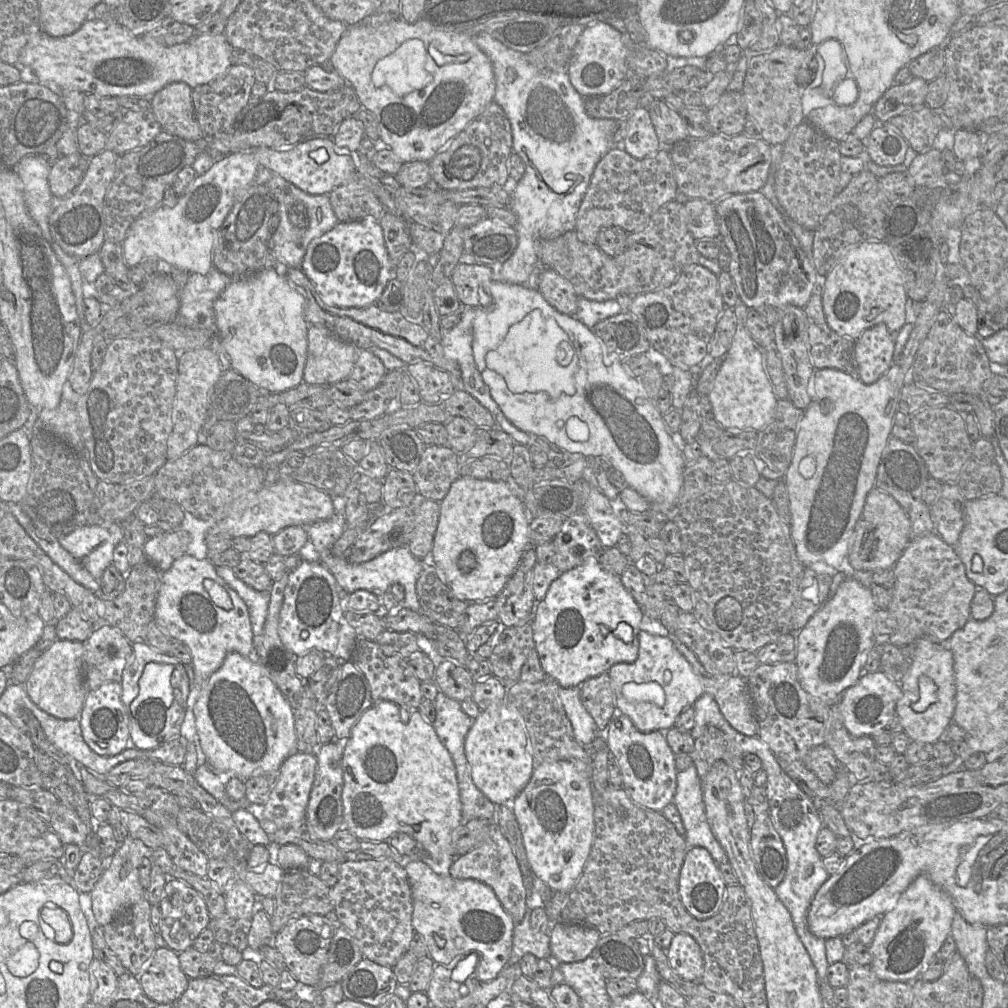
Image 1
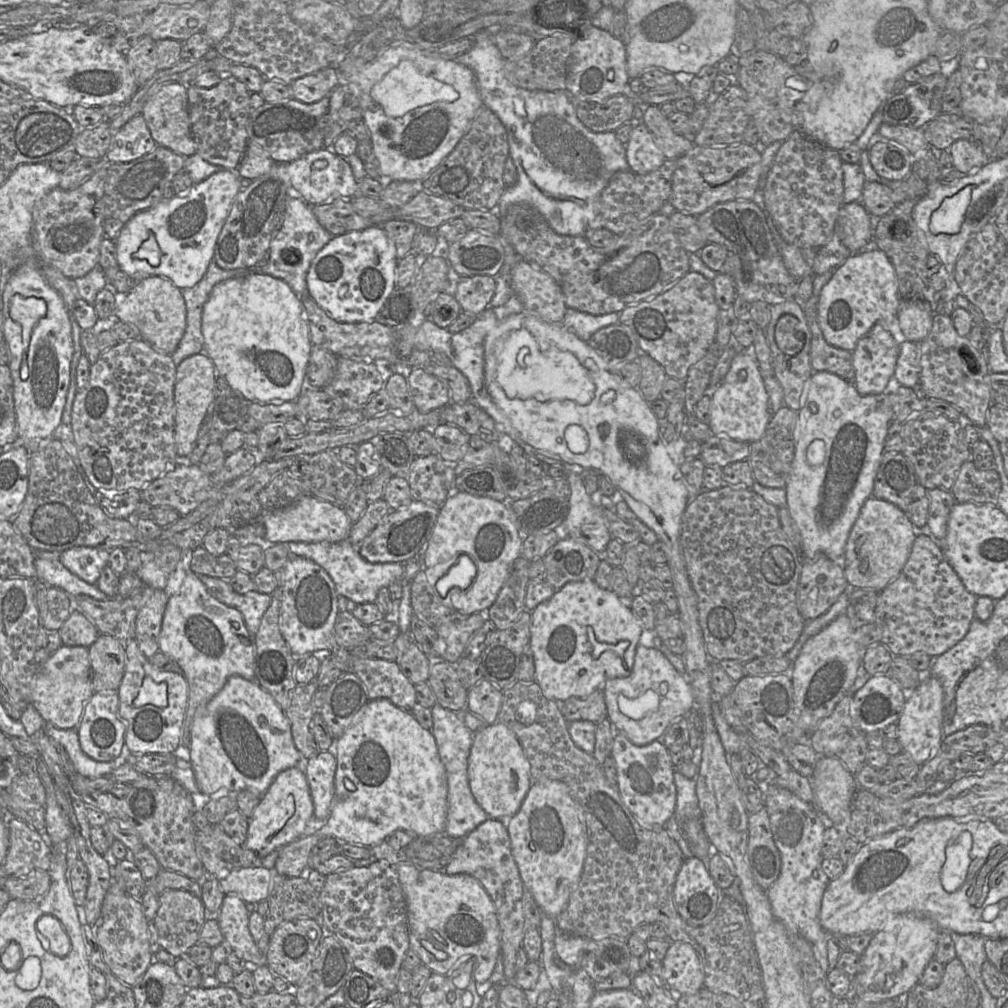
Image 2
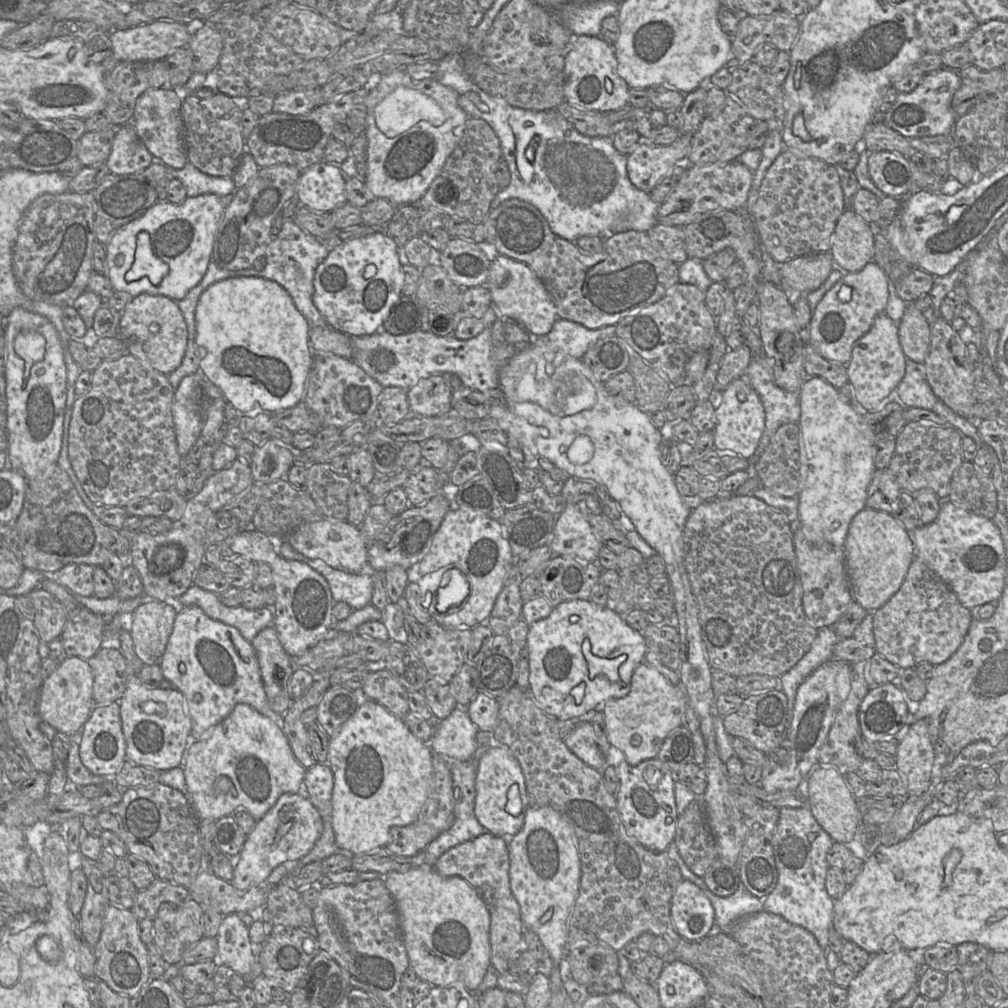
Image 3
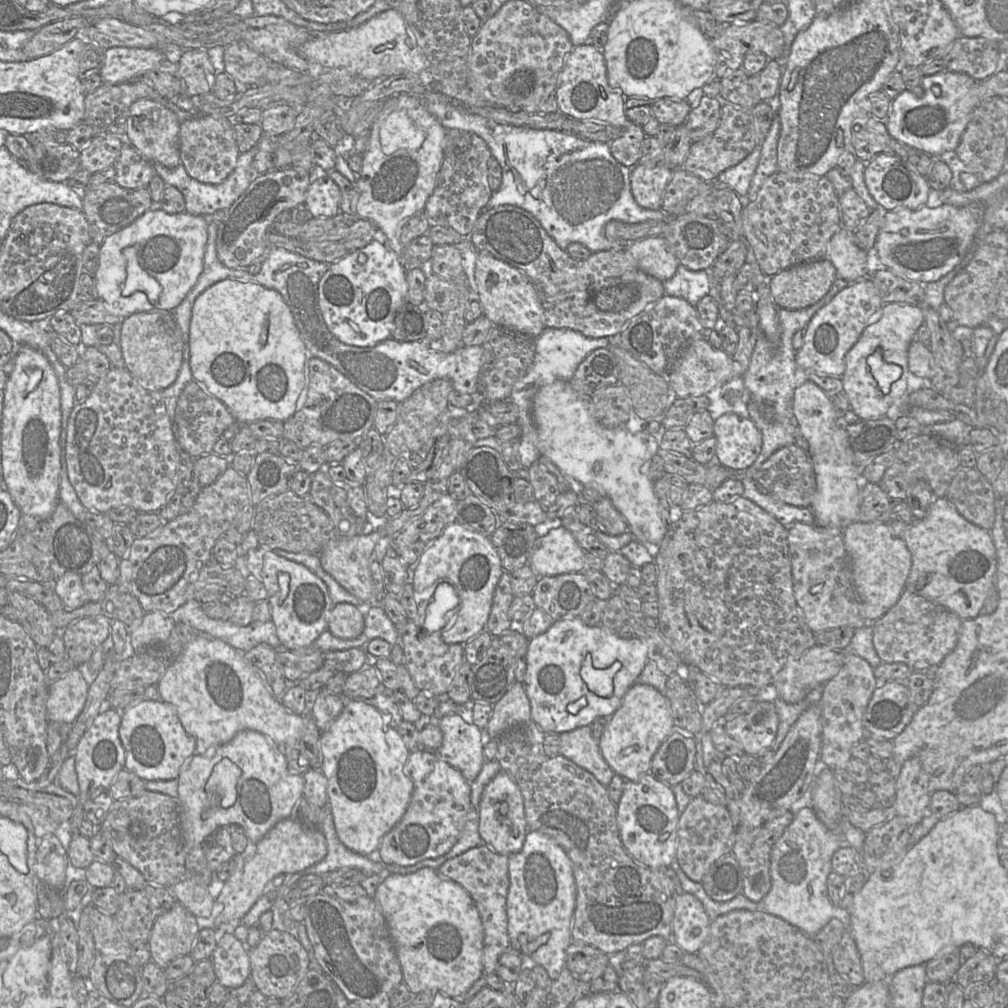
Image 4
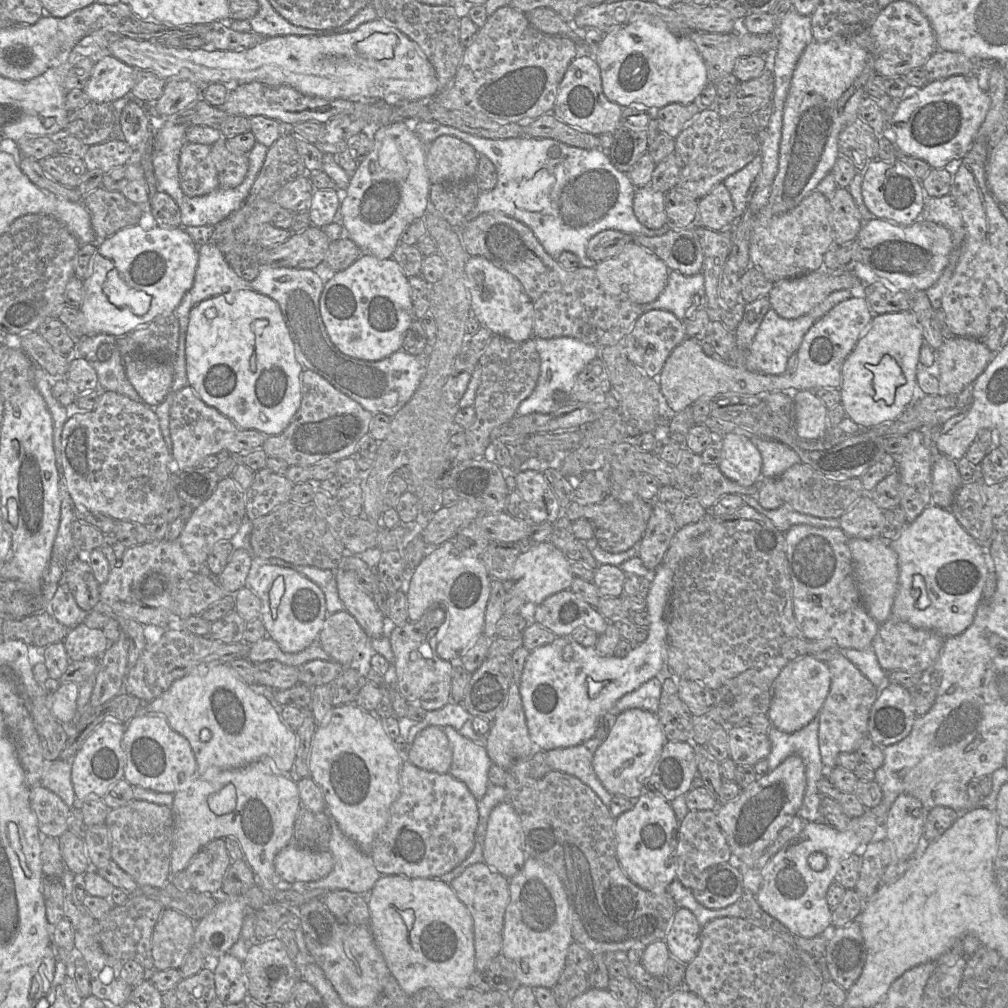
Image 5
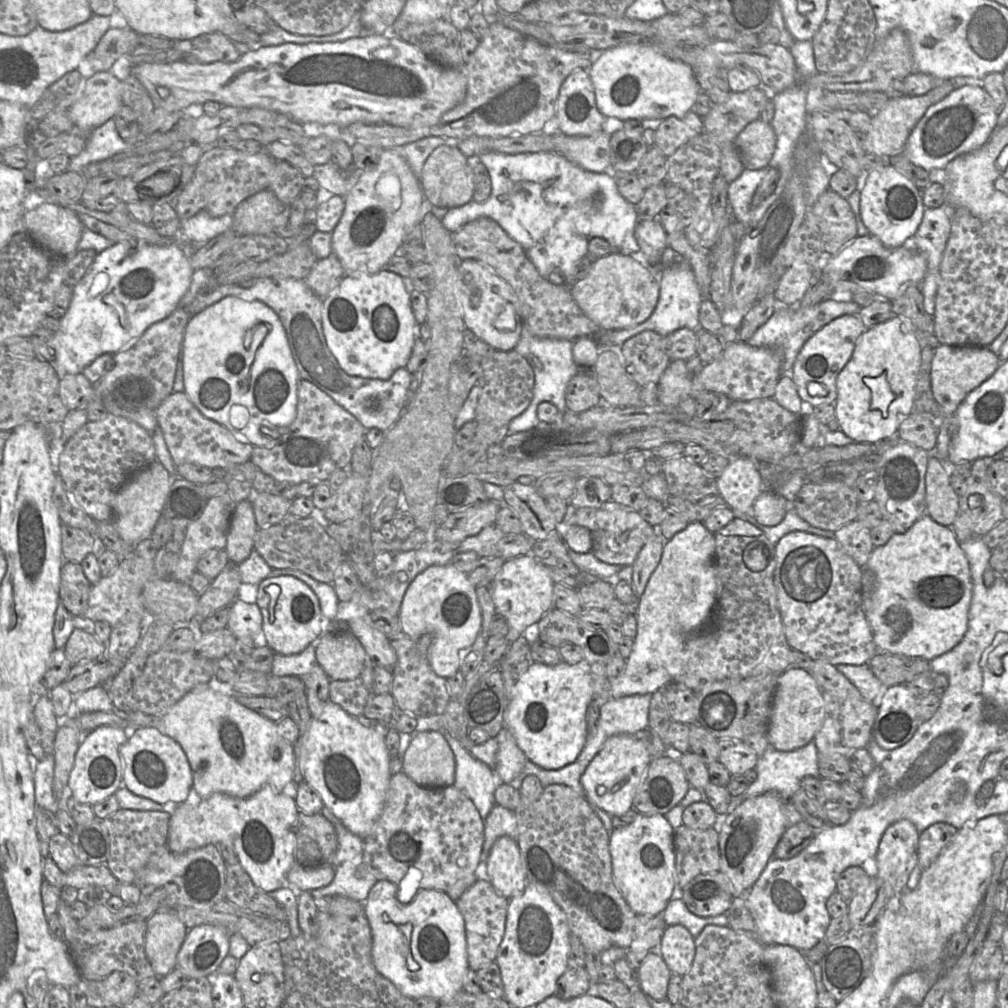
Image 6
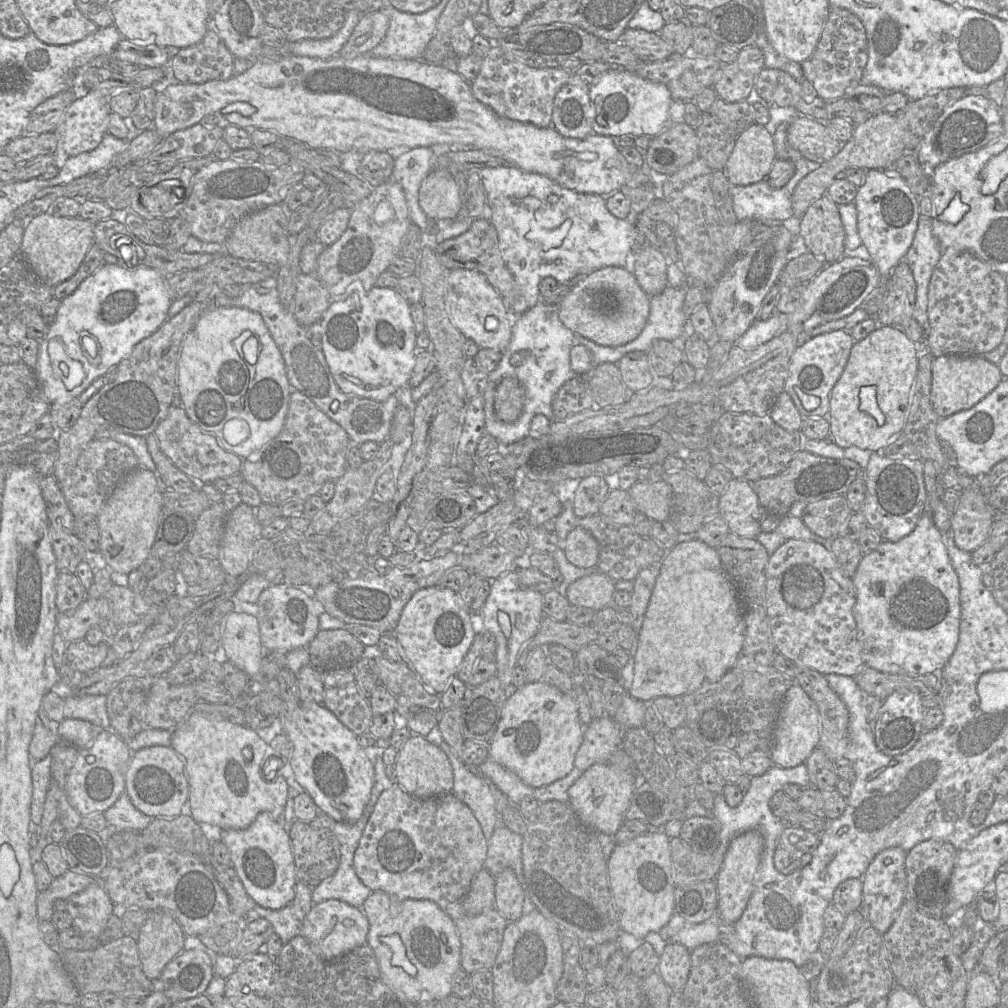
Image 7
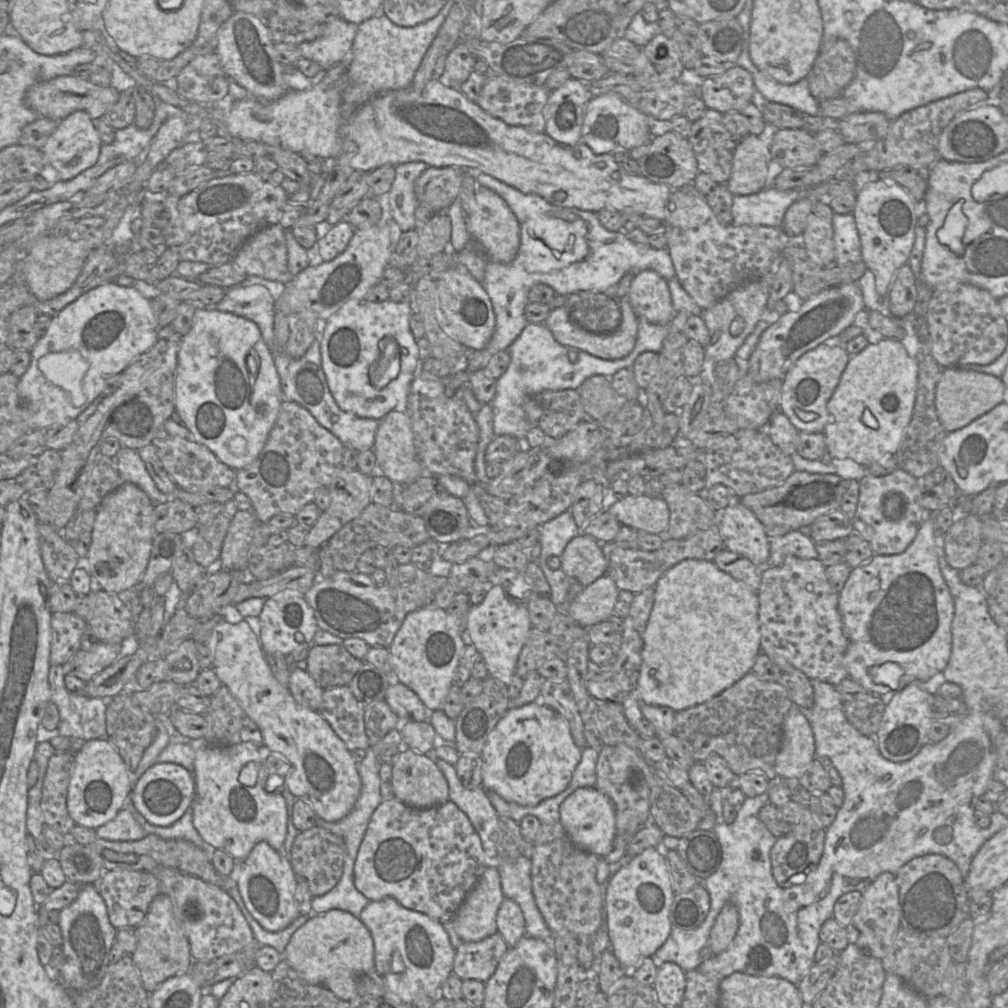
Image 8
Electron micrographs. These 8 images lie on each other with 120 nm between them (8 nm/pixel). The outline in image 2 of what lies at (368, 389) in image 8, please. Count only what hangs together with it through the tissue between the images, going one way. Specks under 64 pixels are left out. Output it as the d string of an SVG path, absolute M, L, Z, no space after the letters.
M382 225L336 235L311 262L306 276L307 294L338 322L370 322L397 287L397 264L394 242Z

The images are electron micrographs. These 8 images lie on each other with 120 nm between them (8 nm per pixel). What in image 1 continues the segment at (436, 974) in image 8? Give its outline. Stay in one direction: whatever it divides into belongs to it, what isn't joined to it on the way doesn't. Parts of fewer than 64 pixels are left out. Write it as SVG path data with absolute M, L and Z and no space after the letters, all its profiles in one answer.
M414 860L404 867L411 888L412 927L421 934L435 964L448 964L456 956L477 953L480 982L493 980L506 967L516 924L493 889L475 879L456 879L436 873L427 863Z

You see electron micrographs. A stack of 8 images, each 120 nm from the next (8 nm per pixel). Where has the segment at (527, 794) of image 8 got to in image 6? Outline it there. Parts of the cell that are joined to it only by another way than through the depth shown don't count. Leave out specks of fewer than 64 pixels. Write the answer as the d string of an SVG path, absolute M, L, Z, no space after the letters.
M585 660L574 665L560 661L554 666L531 661L527 671L516 681L504 712L504 726L535 765L557 770L574 762L583 749L589 732L587 709L596 698L590 666Z

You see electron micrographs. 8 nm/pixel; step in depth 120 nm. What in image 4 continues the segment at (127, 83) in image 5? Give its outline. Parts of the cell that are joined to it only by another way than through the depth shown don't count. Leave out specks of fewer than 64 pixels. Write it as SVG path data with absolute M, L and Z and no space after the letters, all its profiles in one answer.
M108 48L105 50L104 63L99 72L101 81L121 84L142 78L164 59L164 53L156 48Z

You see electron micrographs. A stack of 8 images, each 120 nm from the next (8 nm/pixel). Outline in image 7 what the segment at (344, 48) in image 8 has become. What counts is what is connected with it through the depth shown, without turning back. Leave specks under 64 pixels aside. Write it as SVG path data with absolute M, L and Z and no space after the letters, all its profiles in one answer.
M351 10L346 13L344 25L335 35L319 40L304 39L297 42L287 41L285 46L278 50L291 51L291 53L298 56L321 59L328 59L339 55L362 15L363 14L359 10Z

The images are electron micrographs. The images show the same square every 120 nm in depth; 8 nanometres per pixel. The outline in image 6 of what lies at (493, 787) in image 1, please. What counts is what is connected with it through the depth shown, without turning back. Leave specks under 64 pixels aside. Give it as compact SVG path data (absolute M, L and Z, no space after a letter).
M499 837L493 844L486 863L486 878L505 898L519 895L527 880L516 840Z

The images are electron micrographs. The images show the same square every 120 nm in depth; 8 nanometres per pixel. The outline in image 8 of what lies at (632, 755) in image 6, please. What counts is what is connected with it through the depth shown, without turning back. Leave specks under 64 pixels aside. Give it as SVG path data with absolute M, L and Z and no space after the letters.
M594 786L581 787L570 794L560 805L559 821L577 847L599 857L610 853L616 835L615 808L611 799Z

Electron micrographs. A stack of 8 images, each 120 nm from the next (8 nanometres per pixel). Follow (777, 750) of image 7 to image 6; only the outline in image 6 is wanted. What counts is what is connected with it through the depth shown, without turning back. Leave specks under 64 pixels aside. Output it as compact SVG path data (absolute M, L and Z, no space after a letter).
M790 667L779 677L767 730L769 744L780 751L792 751L811 741L825 718L825 701L813 676L799 667Z

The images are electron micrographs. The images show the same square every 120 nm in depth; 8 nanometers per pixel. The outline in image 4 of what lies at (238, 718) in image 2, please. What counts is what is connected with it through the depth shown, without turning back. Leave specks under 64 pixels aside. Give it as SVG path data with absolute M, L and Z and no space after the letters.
M243 730L213 753L194 754L180 767L178 779L178 812L186 852L203 845L205 839L220 827L240 825L251 846L259 842L279 821L292 817L303 797L303 775L288 770L283 748L255 730Z

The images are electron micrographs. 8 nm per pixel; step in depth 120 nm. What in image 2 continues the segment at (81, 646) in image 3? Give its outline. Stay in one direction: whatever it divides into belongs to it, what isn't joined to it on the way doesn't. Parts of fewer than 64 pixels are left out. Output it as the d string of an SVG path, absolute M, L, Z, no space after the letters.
M73 608L60 629L62 644L89 648L100 635L98 629L81 611Z

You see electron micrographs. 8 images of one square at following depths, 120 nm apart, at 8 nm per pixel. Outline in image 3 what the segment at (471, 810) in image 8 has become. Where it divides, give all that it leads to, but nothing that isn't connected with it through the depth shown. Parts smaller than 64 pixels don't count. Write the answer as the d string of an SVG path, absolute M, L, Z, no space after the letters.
M457 706L449 716L433 724L434 733L429 743L433 754L459 761L467 761L472 758L478 748L476 734L480 729L470 719L467 706Z

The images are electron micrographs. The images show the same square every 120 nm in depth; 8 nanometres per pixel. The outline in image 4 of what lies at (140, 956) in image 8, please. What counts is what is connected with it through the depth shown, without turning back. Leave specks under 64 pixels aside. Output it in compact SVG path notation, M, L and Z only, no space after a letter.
M177 902L155 920L148 940L151 960L160 968L166 968L171 961L189 955L199 931L198 919L181 903Z

